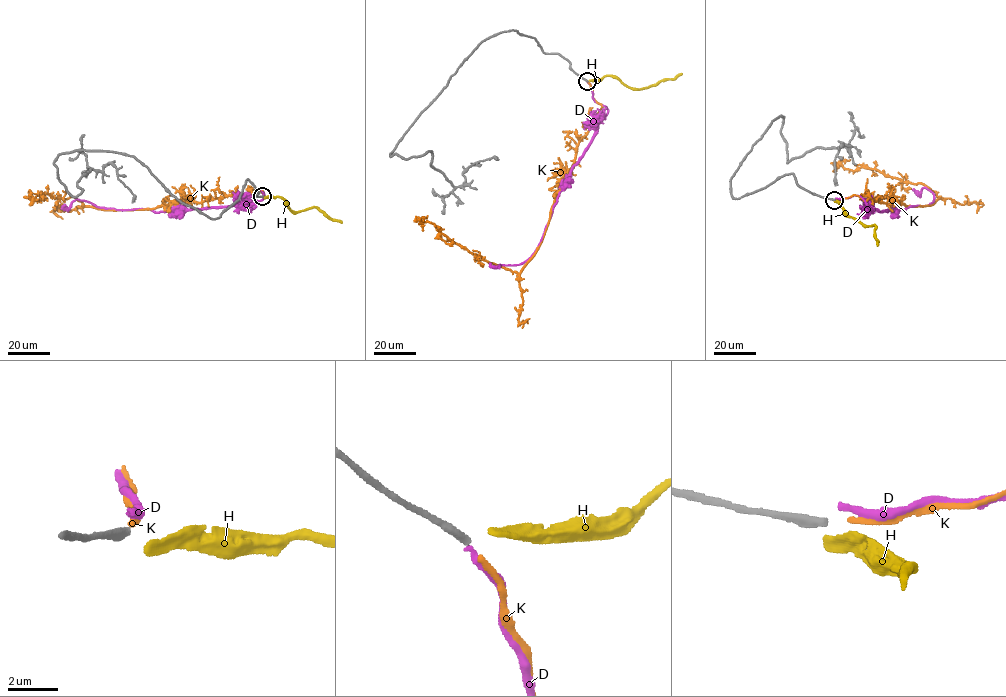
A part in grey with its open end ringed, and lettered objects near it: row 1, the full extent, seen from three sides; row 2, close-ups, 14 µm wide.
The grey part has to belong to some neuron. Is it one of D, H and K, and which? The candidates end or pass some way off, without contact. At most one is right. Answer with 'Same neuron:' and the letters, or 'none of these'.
Same neuron: none of these

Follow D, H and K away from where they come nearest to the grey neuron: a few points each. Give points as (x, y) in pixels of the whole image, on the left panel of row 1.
D: (263, 195), (260, 189), (264, 196), (258, 201), (155, 212), (99, 208), (75, 199), (68, 208), (64, 204)
H: (264, 197), (282, 198), (292, 211), (316, 207), (342, 223)
K: (263, 195), (261, 188), (262, 192), (201, 202), (122, 209), (86, 207), (71, 196), (29, 198), (38, 199)

